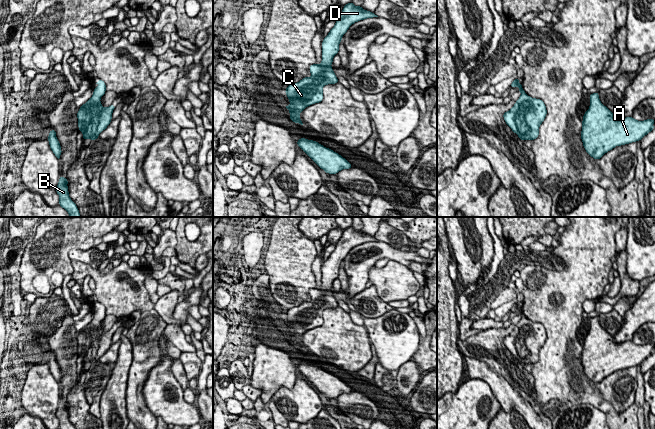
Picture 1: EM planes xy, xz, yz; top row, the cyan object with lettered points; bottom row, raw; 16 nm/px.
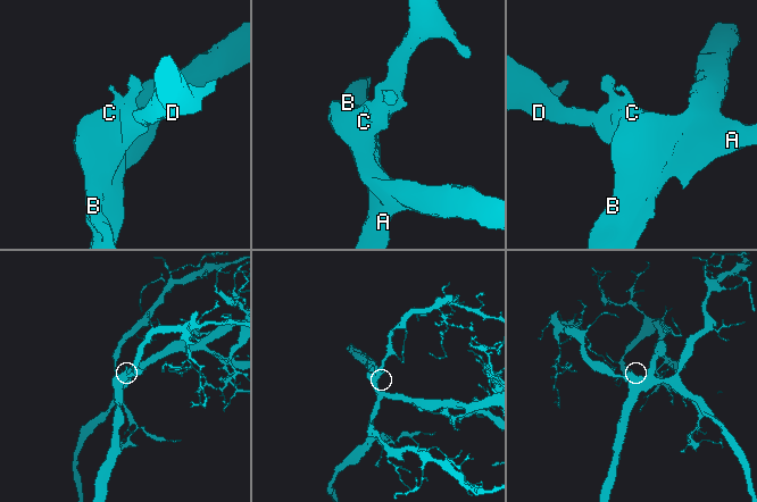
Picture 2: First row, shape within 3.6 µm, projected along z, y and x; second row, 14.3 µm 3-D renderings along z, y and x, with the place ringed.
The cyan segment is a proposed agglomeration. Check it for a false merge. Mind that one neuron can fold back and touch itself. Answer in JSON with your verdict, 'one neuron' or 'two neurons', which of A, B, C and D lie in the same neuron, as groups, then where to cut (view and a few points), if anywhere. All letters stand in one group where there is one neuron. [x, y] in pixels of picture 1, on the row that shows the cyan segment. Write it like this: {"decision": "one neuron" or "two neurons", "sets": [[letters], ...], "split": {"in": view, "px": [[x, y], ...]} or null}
{"decision": "one neuron", "sets": [["A", "B", "C", "D"]], "split": null}

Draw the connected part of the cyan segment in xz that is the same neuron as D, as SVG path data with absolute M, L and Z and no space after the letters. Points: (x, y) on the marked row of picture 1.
M353 2L343 7L342 13L337 18L334 27L322 41L321 64L310 65L310 77L304 77L297 83L288 85L285 93L290 105L285 105L289 110L293 122L303 125L300 113L308 106L323 100L323 87L328 84L338 83L331 64L338 54L339 44L349 27L360 20L378 17L375 13L364 10L361 6L355 6Z

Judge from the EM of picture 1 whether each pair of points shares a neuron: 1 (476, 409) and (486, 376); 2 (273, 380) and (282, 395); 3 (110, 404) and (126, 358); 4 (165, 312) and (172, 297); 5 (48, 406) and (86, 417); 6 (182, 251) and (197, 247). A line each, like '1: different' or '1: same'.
1: different
2: different
3: same
4: same
5: different
6: same

